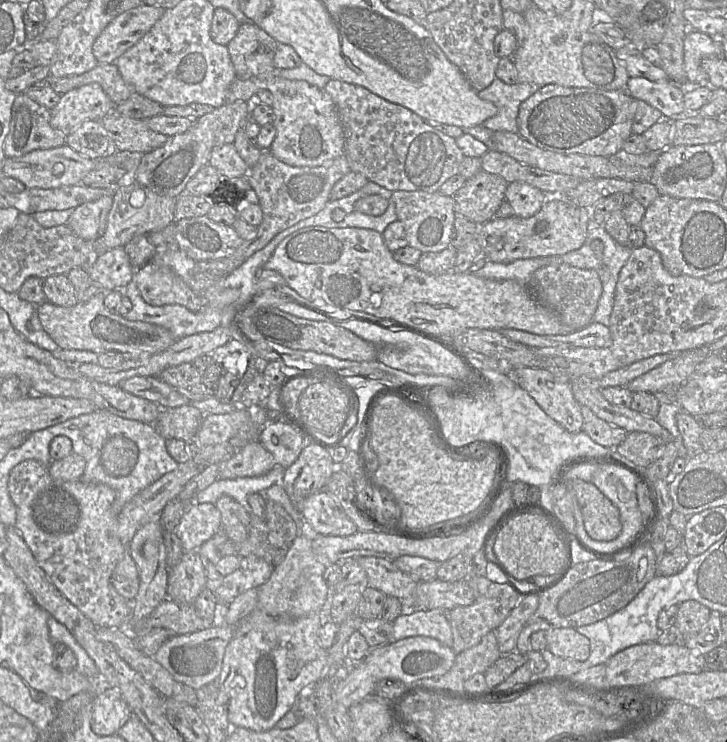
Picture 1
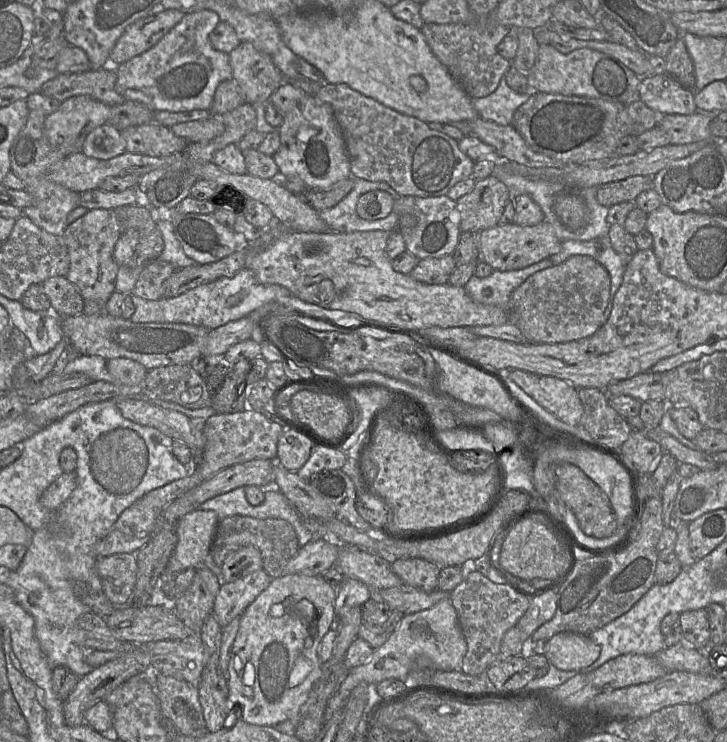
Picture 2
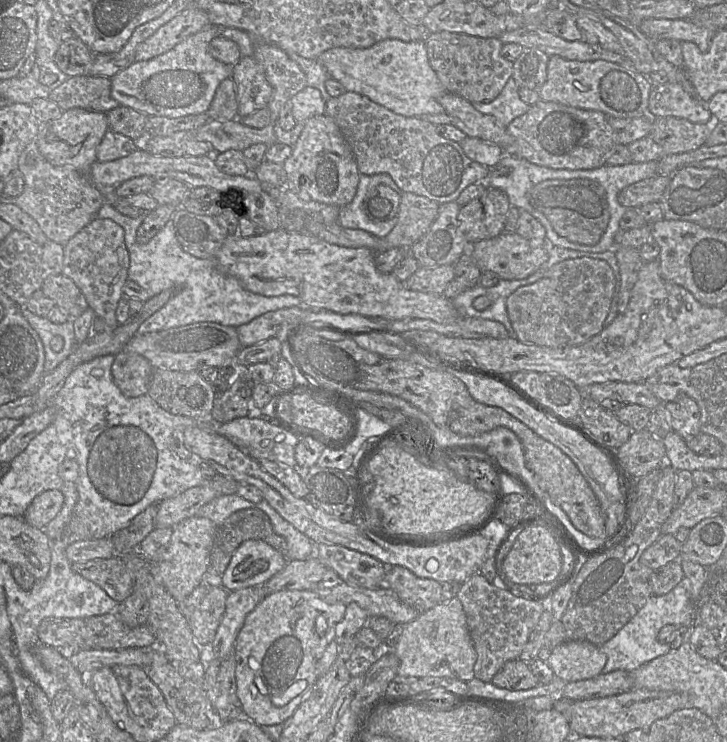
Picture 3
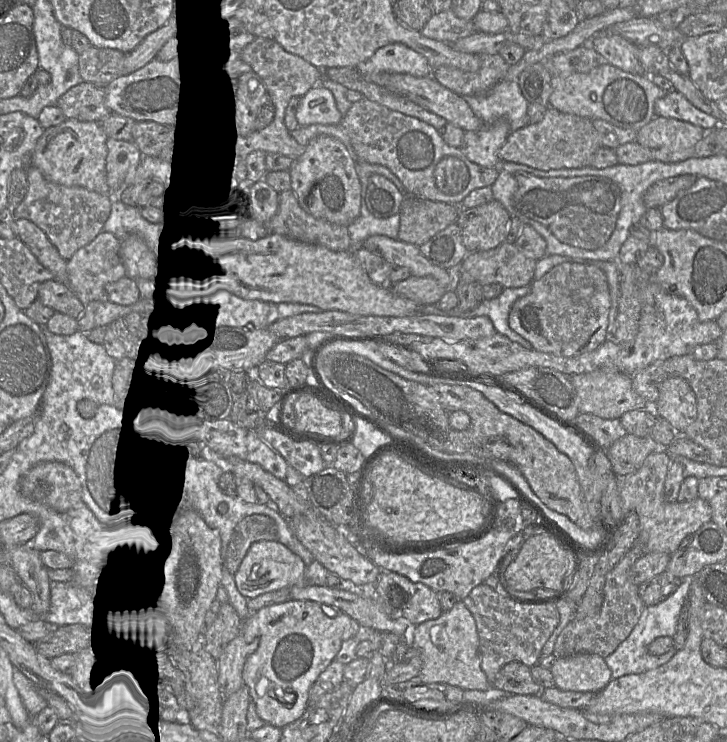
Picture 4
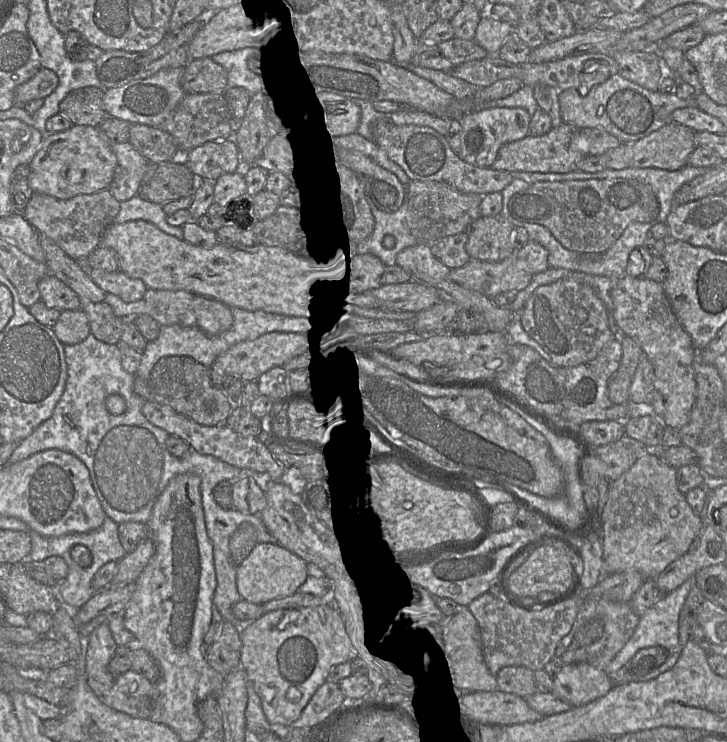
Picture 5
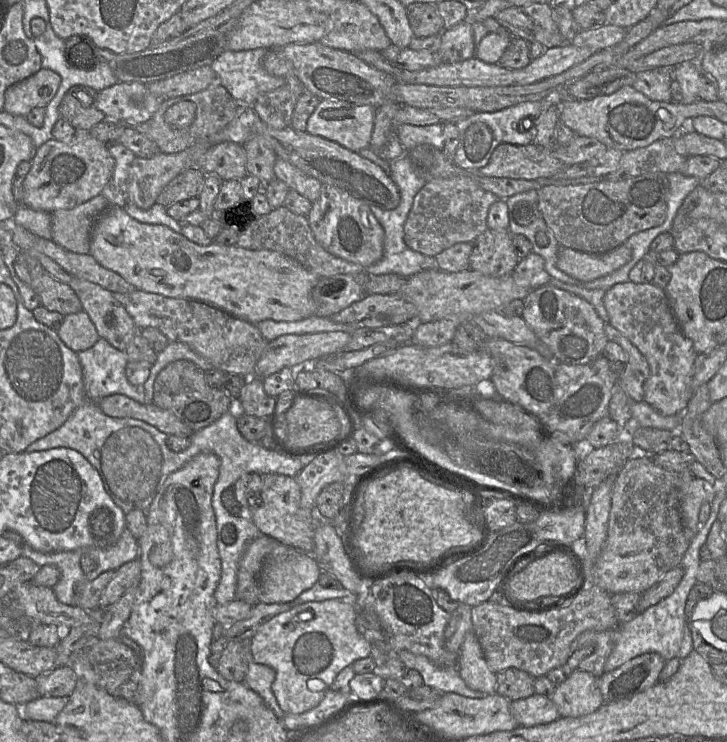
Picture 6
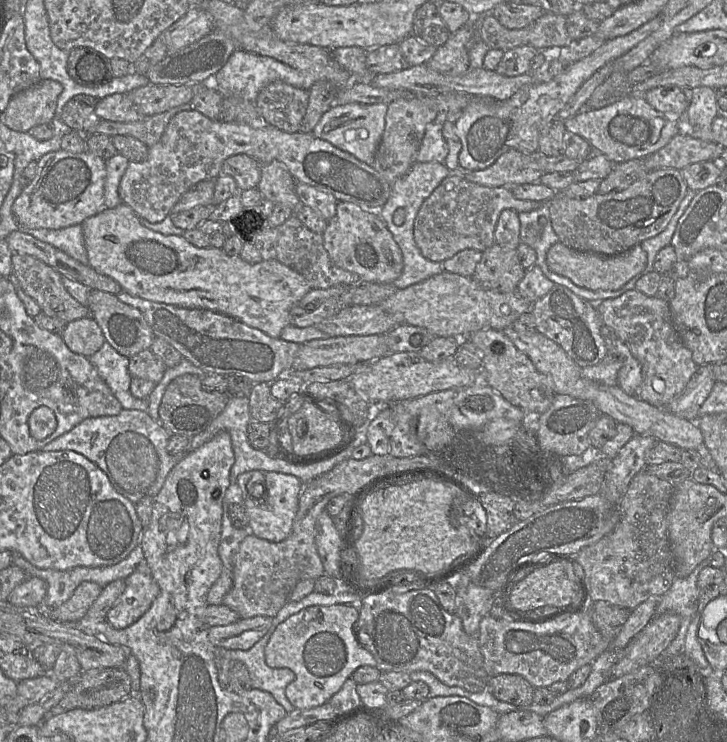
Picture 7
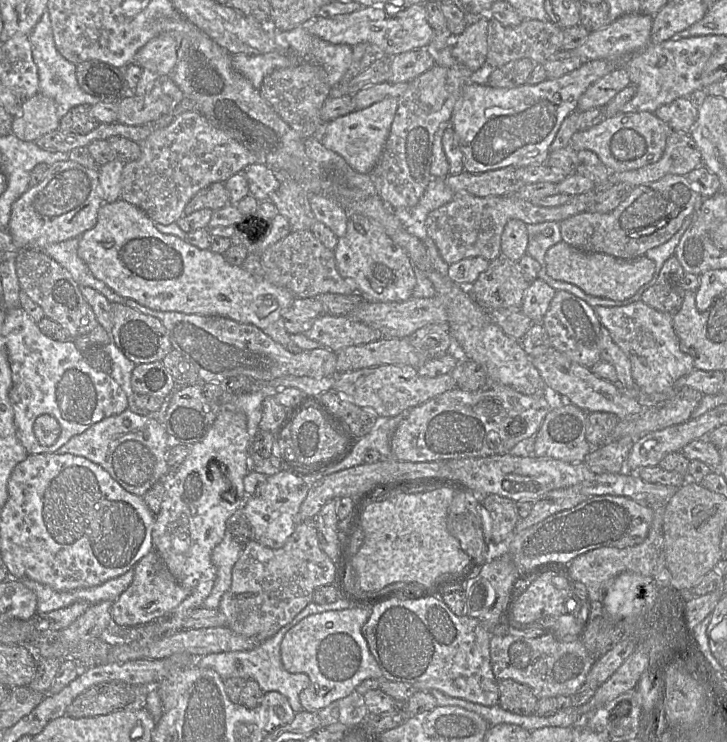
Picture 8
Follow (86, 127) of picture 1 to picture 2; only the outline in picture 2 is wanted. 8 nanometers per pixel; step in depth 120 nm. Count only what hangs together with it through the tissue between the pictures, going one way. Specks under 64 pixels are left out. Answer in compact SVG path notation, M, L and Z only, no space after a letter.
M105 123L86 136L81 152L88 157L108 160L126 152L126 142L118 129Z

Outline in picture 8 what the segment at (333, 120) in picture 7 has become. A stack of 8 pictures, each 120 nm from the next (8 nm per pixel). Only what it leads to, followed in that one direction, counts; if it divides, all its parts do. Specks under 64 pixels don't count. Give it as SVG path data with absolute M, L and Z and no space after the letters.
M386 98L365 109L354 110L324 123L322 144L343 157L357 172L370 174L383 152L397 108L398 98Z

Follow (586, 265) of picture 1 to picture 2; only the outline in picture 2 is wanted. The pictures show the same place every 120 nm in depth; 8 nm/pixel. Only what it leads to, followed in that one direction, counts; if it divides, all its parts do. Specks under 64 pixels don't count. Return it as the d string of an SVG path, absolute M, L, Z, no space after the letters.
M602 235L588 241L573 239L562 241L561 250L549 258L553 265L559 265L575 255L593 258L604 266L610 275L611 290L607 307L600 321L600 327L602 327L607 322L612 312L614 297L621 286L626 264L612 247L608 235Z

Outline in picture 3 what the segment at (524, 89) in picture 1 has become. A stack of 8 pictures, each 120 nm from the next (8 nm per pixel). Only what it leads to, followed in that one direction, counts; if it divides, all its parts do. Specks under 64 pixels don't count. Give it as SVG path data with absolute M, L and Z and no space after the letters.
M511 77L502 89L501 93L491 102L473 102L473 107L486 115L495 117L504 126L508 125L517 117L526 113L529 105L521 100L519 87Z

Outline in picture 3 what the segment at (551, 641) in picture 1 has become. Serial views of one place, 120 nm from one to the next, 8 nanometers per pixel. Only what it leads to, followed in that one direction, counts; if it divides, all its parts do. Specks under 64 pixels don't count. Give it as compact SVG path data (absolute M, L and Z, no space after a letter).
M568 641L556 646L547 661L554 675L566 682L596 677L602 673L607 656L588 641Z

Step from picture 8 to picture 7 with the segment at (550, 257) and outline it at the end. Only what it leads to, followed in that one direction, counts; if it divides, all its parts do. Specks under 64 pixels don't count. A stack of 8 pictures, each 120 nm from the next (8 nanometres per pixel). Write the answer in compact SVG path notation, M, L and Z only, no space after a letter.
M558 242L547 252L546 264L552 272L568 278L575 285L589 290L617 290L636 275L642 275L647 265L647 255L640 245L624 253L604 256L578 252Z

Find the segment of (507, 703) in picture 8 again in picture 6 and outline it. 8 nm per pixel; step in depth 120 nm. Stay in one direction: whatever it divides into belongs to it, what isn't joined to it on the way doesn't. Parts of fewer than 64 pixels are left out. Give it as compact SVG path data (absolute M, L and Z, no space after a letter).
M508 668L497 673L496 678L497 694L511 702L527 698L535 693L534 677L523 670Z

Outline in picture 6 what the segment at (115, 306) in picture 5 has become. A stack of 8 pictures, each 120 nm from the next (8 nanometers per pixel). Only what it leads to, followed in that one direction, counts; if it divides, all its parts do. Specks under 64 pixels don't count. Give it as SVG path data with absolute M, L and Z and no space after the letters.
M141 290L112 294L133 318L138 329L157 328L169 341L179 341L189 345L216 369L244 378L254 376L256 363L268 343L255 324L197 300L167 297Z

